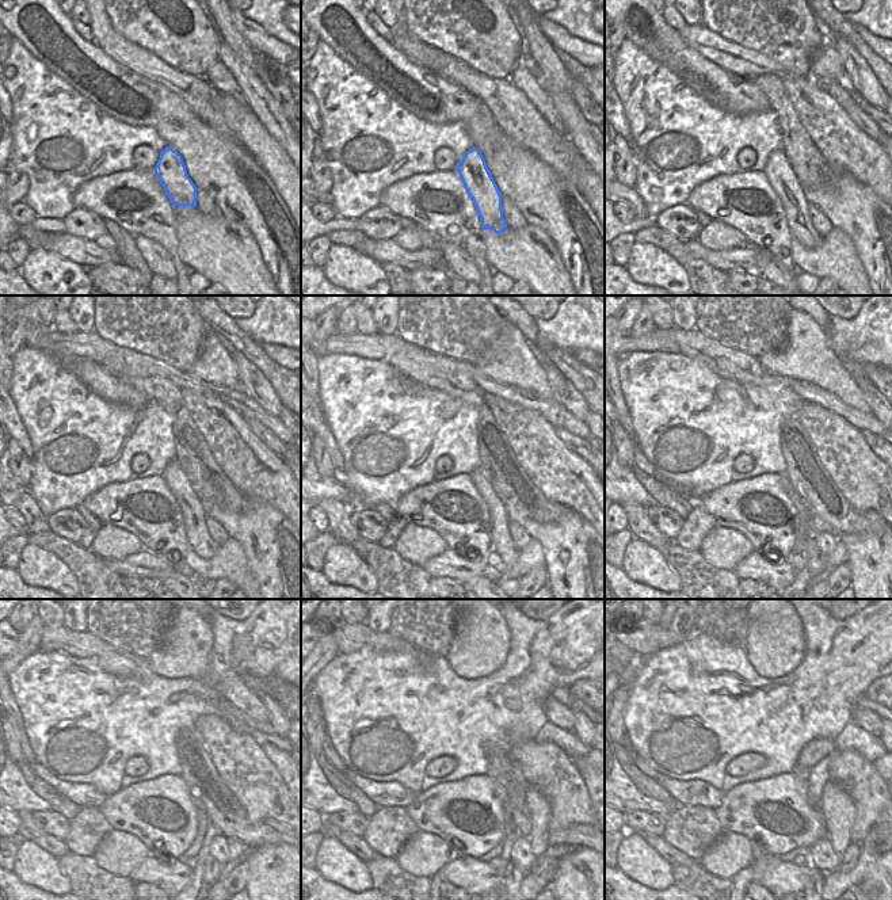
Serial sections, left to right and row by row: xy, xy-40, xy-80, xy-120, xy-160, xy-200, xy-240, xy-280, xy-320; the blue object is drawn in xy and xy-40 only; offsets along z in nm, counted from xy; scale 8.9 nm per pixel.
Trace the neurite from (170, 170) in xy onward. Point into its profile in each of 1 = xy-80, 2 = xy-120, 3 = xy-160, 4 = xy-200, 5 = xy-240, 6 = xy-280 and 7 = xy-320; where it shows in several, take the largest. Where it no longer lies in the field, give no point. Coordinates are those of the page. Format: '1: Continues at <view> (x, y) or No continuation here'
1: Continues at xy-80 (778, 171)
2: Continues at xy-120 (199, 541)
3: Continues at xy-160 (502, 541)
4: Continues at xy-200 (816, 568)
5: Continues at xy-240 (206, 872)
6: Continues at xy-280 (514, 874)
7: Continues at xy-320 (819, 874)

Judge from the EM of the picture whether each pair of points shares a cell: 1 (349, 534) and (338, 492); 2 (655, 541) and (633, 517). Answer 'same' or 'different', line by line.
1: different
2: same

